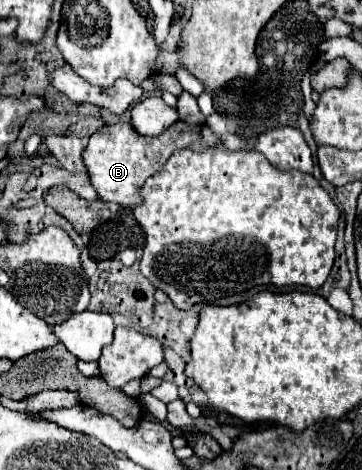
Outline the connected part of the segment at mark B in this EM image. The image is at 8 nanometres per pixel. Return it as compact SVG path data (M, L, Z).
M182 120L174 122L164 134L156 138L144 138L132 130L128 122L118 124L106 124L98 132L94 132L88 140L88 146L84 150L84 162L88 166L88 174L92 180L92 186L96 188L98 196L104 202L118 202L122 206L138 206L142 202L140 188L144 186L146 178L162 170L166 160L180 148L198 150L202 140L202 128L190 126Z

